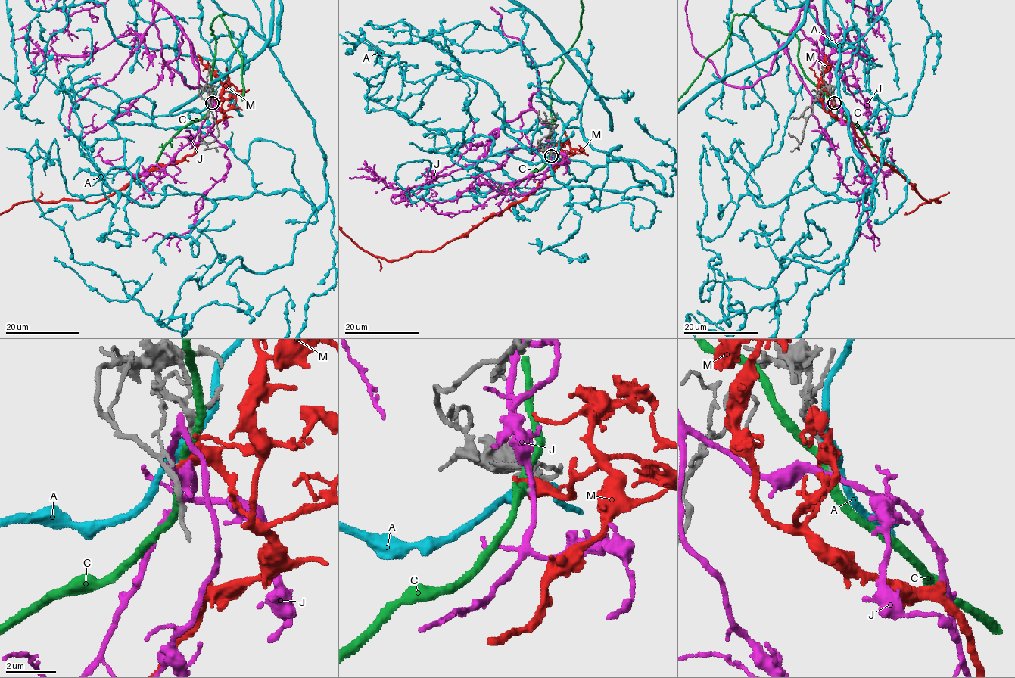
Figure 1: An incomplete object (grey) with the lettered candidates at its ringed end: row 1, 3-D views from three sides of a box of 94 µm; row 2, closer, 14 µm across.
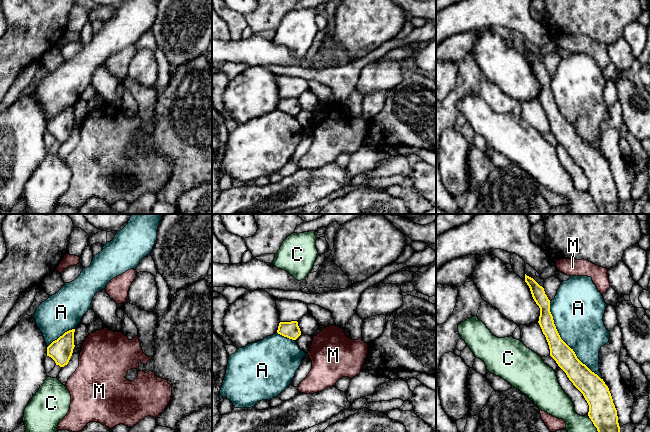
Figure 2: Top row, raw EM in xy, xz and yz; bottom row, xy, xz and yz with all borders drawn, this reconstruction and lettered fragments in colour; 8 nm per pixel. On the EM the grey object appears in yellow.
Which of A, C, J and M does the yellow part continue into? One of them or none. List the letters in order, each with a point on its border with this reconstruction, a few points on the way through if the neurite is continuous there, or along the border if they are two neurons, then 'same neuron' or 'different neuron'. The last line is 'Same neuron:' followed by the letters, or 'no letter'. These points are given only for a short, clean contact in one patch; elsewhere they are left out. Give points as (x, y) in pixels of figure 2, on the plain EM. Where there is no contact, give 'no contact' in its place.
A: contact yz (564, 118); different neuron
C: contact yz (594, 201); different neuron
J: no contact; different neuron
M: no contact; different neuron
Same neuron: no letter

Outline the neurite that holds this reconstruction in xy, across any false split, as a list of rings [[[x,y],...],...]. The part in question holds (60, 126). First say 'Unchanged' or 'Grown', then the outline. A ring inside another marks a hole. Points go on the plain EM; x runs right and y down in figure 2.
Unchanged. [[[75,105],[65,108],[47,123],[47,132],[51,133],[60,143],[67,141],[72,132],[75,123],[74,108]]]

